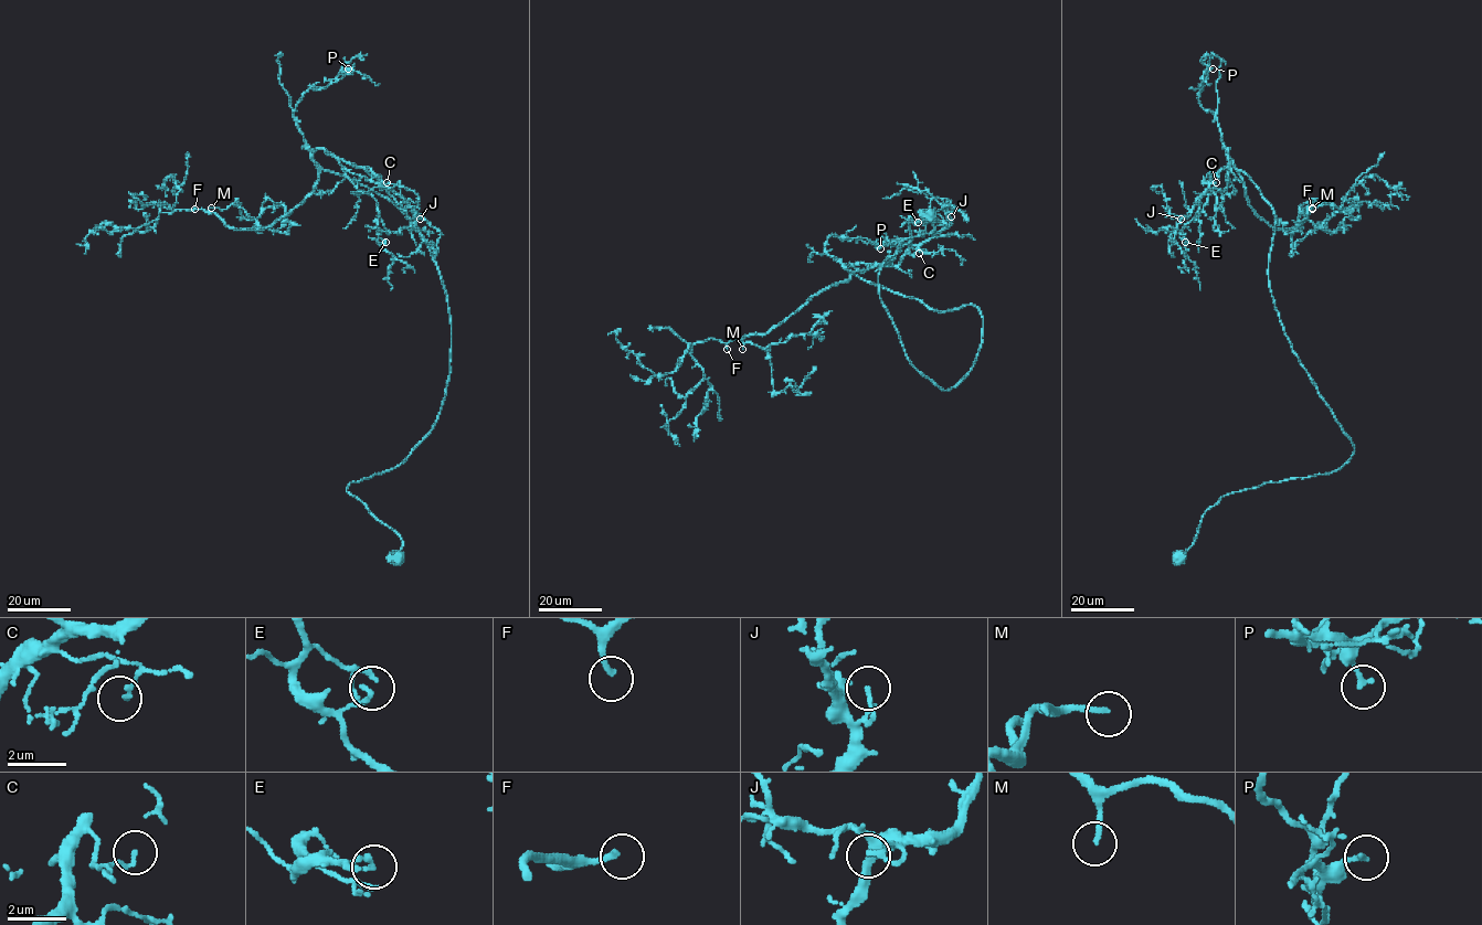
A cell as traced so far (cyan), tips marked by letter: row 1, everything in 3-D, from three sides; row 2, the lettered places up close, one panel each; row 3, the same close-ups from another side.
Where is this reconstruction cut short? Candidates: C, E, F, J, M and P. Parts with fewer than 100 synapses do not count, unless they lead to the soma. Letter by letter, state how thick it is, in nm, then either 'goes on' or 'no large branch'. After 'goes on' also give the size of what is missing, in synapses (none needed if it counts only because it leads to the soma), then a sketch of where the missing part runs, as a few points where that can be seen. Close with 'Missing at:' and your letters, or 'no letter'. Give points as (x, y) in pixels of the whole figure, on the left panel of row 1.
C: calibre 160 nm; no large branch
E: calibre 180 nm; no large branch
F: calibre 180 nm; goes on; 120 synapses; course (194, 209), (204, 177), (193, 168), (189, 169), (177, 162), (170, 146), (176, 137), (181, 144)
J: calibre 160 nm; no large branch
M: calibre 180 nm; goes on; 120 synapses; course (211, 208), (230, 199), (224, 202), (229, 191), (220, 177), (222, 165), (228, 166), (224, 158)
P: calibre 180 nm; no large branch
Missing at: F, M

